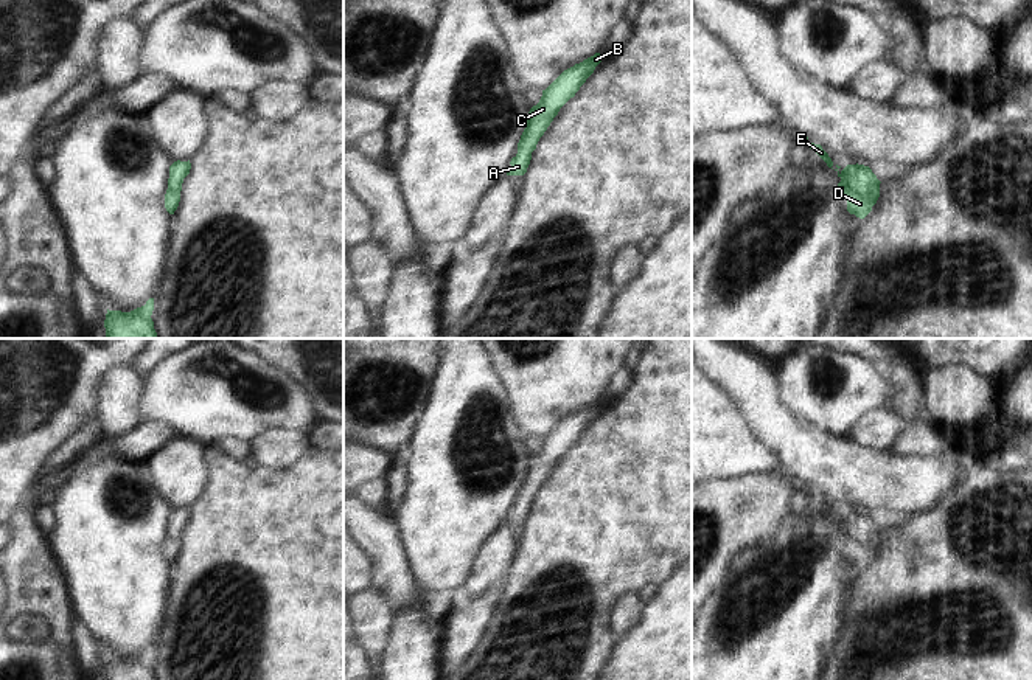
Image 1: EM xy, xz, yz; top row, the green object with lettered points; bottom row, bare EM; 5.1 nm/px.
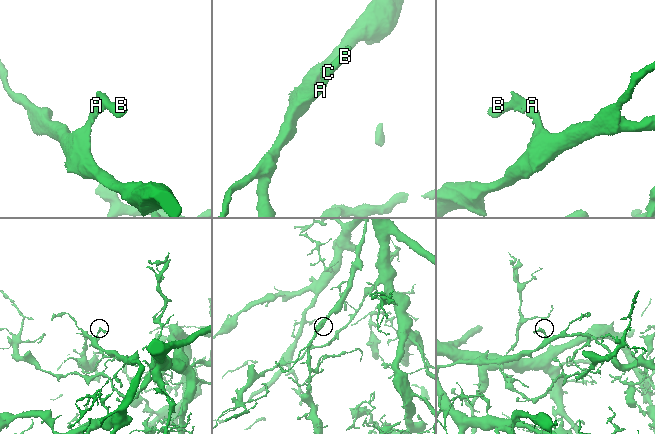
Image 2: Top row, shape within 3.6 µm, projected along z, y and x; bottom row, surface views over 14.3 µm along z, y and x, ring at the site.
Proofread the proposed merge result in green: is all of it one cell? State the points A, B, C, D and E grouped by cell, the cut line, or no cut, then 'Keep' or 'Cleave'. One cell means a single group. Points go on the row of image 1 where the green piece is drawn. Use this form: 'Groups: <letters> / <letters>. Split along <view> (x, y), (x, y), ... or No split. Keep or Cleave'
Groups: A B C D E. No split. Keep.

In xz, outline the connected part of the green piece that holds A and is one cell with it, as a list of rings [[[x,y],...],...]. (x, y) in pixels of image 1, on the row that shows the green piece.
[[[595,53],[580,64],[564,70],[546,90],[536,106],[533,106],[527,116],[527,127],[524,129],[518,143],[518,154],[511,158],[507,175],[524,175],[532,160],[532,152],[536,149],[539,138],[544,135],[560,109],[575,96],[586,79],[594,73],[603,56]]]

